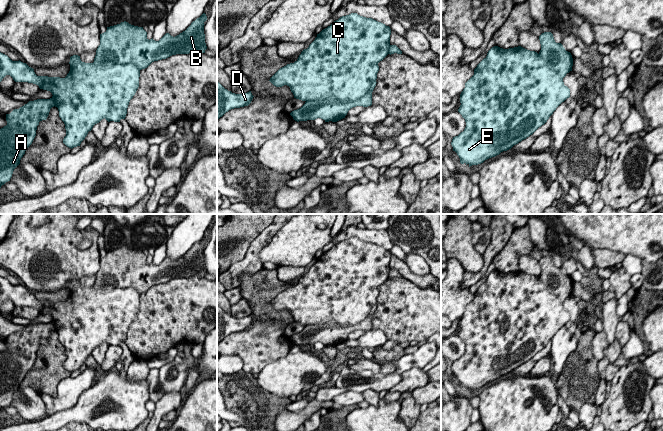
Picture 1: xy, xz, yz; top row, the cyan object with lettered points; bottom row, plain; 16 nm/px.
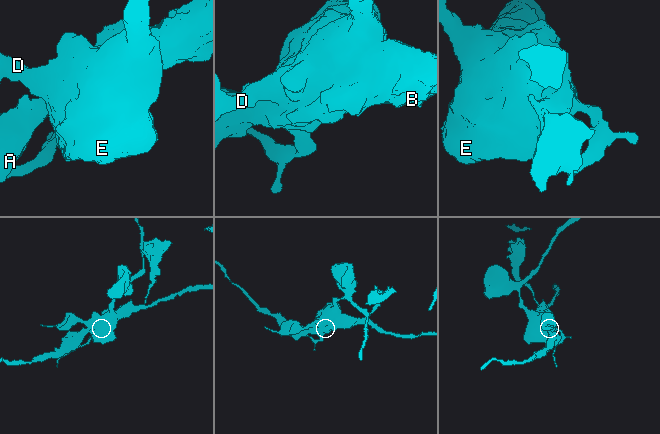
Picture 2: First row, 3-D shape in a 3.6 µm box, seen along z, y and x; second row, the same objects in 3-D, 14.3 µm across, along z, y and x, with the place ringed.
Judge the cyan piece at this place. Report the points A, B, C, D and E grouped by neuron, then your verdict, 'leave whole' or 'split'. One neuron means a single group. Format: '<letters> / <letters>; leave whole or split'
A B / C D E; split

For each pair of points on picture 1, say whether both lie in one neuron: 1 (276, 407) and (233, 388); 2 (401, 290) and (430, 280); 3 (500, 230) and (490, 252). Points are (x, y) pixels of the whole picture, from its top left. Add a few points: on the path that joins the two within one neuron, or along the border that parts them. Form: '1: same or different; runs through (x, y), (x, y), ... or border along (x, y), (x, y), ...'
1: same; runs through (265, 406), (257, 406), (244, 395)
2: different; border along (402, 276), (422, 288), (430, 288)
3: same; runs through (500, 235), (495, 247)

